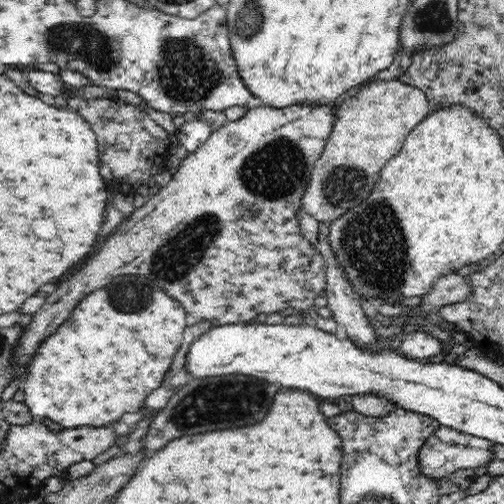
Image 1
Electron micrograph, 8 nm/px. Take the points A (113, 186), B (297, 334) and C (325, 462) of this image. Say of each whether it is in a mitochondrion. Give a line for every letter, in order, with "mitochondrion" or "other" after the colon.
A: other
B: other
C: other

